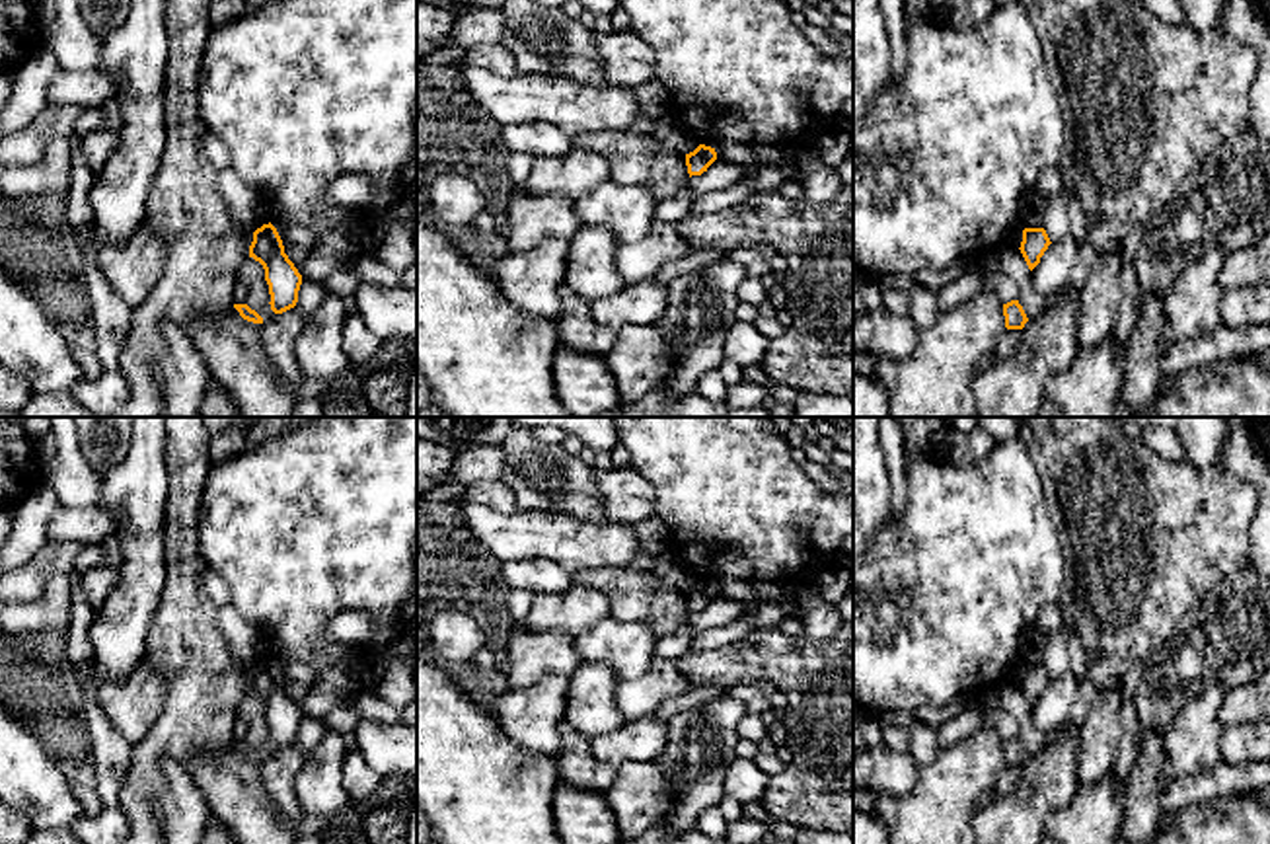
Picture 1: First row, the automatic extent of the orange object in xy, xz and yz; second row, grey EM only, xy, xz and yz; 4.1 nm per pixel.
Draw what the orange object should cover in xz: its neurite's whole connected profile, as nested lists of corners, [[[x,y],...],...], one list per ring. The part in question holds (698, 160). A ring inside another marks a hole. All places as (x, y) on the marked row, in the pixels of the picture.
[[[699,144],[693,152],[686,154],[688,173],[701,175],[717,160],[717,152],[711,146]]]

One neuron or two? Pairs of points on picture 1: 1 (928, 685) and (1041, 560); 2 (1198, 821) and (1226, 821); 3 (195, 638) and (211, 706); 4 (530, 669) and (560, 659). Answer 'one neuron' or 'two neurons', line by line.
1: one neuron
2: one neuron
3: one neuron
4: one neuron

